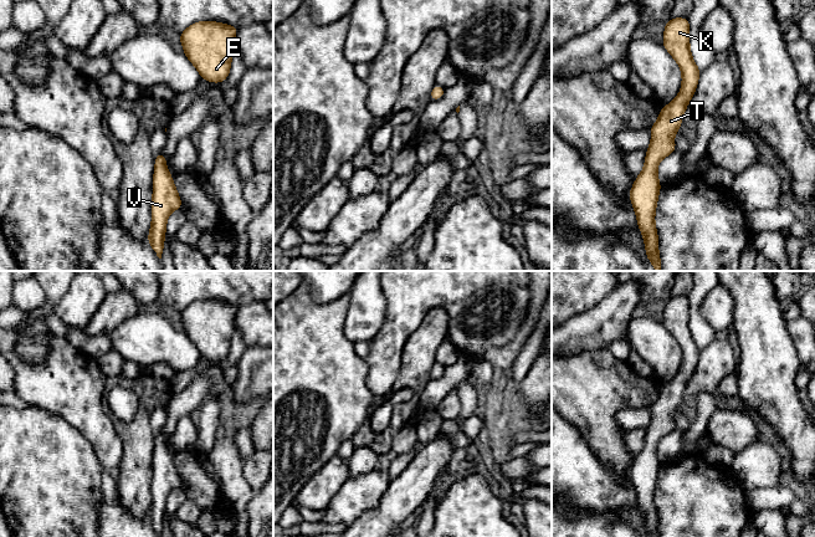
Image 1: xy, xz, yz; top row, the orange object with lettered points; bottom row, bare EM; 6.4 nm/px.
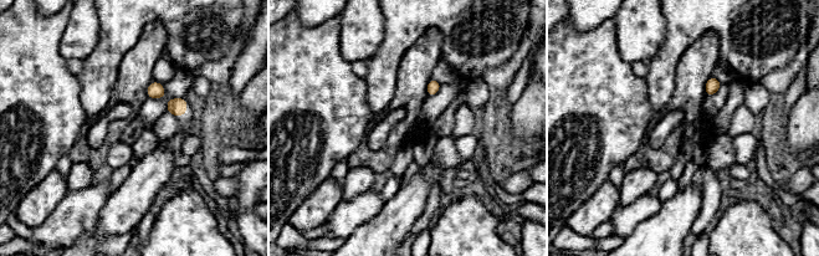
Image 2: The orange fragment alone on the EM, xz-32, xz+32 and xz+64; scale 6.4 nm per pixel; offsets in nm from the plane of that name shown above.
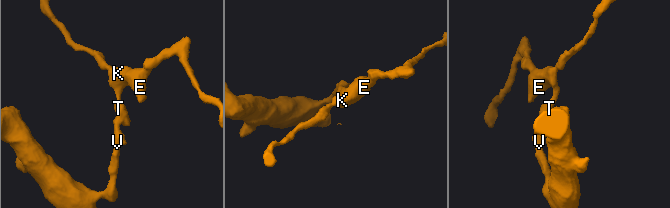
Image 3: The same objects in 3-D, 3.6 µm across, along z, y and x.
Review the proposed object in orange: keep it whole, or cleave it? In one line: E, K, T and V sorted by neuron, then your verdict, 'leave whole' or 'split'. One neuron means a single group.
E K T V | leave whole

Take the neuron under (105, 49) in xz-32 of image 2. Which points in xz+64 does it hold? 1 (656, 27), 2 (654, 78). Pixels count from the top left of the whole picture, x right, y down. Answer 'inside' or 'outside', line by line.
1: outside
2: inside

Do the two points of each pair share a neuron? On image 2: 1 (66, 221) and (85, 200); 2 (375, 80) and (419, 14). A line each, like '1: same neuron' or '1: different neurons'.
1: same neuron
2: same neuron

